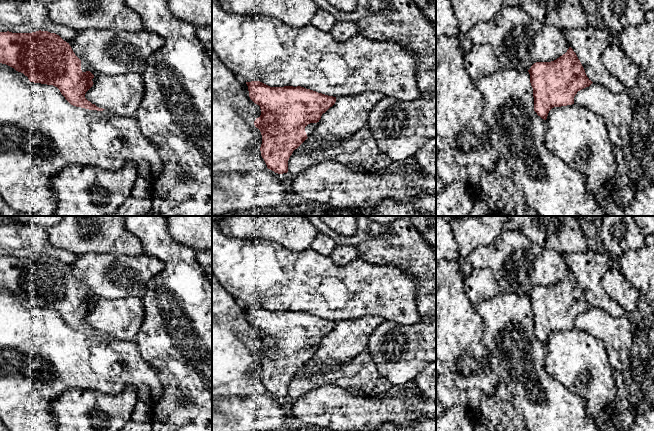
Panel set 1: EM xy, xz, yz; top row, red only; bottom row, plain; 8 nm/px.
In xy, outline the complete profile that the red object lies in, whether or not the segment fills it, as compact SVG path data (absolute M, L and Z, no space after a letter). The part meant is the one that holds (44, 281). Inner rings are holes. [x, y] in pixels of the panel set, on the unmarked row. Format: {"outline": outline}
{"outline": "M41 254L32 257L0 256L0 287L23 297L30 306L57 311L73 330L89 334L105 334L85 322L86 316L93 310L98 297L87 285L79 283L69 267L55 257Z"}

